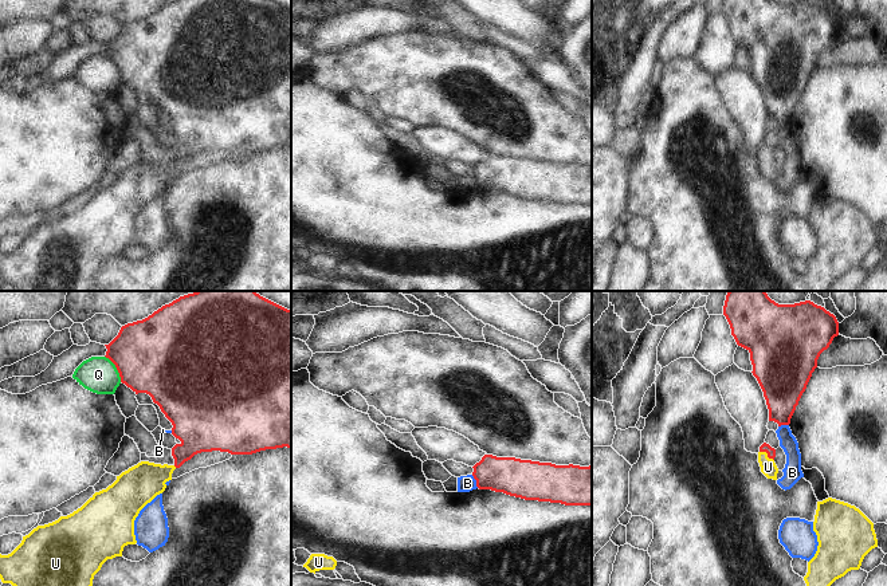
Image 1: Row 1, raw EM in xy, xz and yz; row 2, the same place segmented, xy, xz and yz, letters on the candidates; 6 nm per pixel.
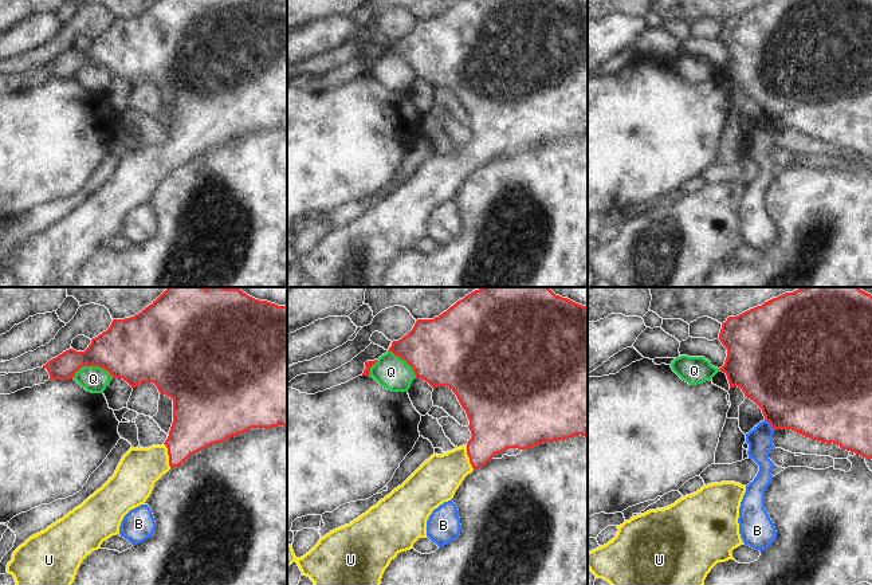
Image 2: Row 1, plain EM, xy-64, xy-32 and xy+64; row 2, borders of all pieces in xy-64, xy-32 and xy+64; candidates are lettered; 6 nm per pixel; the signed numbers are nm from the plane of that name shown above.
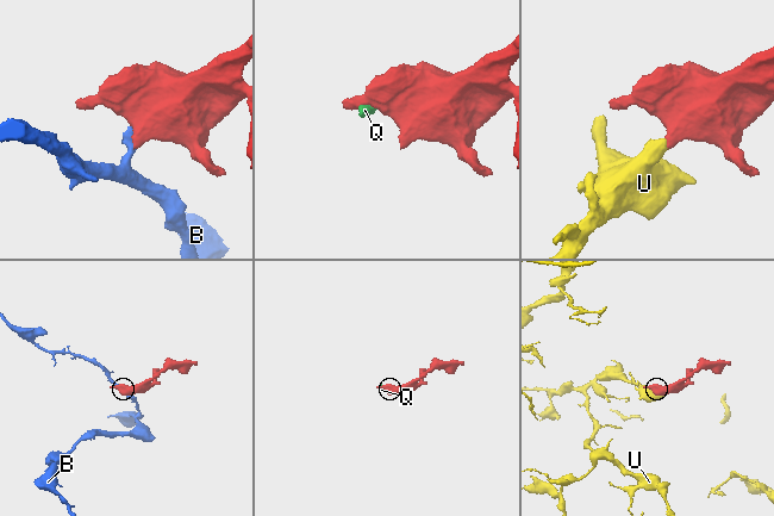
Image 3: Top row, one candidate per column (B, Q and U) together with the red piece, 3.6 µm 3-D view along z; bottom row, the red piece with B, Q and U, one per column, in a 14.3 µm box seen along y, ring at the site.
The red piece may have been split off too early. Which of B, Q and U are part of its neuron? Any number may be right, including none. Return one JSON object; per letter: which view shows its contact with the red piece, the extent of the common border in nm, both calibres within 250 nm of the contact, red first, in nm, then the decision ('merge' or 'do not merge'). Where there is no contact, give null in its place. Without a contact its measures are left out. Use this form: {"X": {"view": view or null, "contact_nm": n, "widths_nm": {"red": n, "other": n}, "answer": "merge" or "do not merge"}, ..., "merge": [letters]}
{"B": {"view": "xz", "contact_nm": 90, "widths_nm": {"red": 220, "other": 100}, "answer": "do not merge"}, "Q": {"view": "xy", "contact_nm": 190, "widths_nm": {"red": 460, "other": 220}, "answer": "do not merge"}, "U": {"view": "yz", "contact_nm": 110, "widths_nm": {"red": 50, "other": 100}, "answer": "merge"}, "merge": ["U"]}

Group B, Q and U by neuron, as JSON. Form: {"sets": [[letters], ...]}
{"sets": [["B"], ["Q"], ["U"]]}

